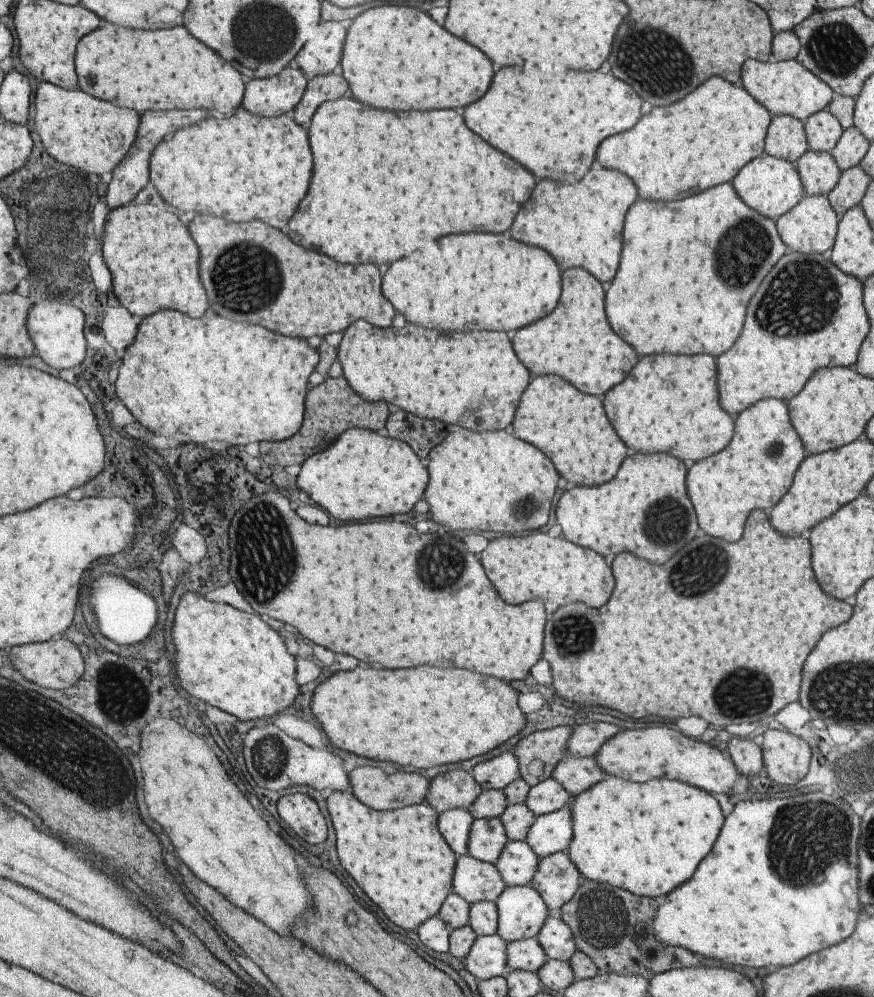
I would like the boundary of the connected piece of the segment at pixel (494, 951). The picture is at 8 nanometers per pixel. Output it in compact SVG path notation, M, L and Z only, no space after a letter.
M498 933L477 936L470 952L463 959L464 966L479 981L494 976L504 977L508 973L506 948L509 948L509 942Z

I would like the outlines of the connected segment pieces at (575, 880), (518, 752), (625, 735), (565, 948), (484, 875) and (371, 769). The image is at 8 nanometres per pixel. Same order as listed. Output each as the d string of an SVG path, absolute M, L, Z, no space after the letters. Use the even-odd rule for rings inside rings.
M562 851L540 859L532 885L541 893L551 911L569 903L581 888L581 882L577 865L570 860L567 851Z
M553 727L525 736L516 744L513 753L521 768L521 778L531 787L550 779L557 762L566 752L573 727Z
M665 725L620 730L616 736L608 738L600 746L600 750L594 754L594 760L606 776L622 777L639 783L668 778L706 789L706 792L720 794L728 794L736 786L736 782L745 777L738 772L728 753L720 752L705 741L686 736L685 733Z
M549 916L541 932L535 937L548 959L569 962L572 954L577 950L573 929L561 918Z
M468 854L458 857L453 878L453 892L465 898L470 904L484 900L496 902L507 888L497 865L482 862Z
M360 766L350 772L350 791L362 804L377 811L401 809L424 803L430 781L417 772L397 771L388 774L380 766Z

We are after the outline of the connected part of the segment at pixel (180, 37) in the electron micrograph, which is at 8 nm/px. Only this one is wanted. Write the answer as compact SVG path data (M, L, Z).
M111 22L102 23L78 42L75 67L78 86L84 92L110 101L112 104L135 110L139 114L148 111L204 109L214 115L229 117L242 104L242 94L244 94L241 72L214 52L209 45L202 44L202 41L183 25L168 29L136 30Z

